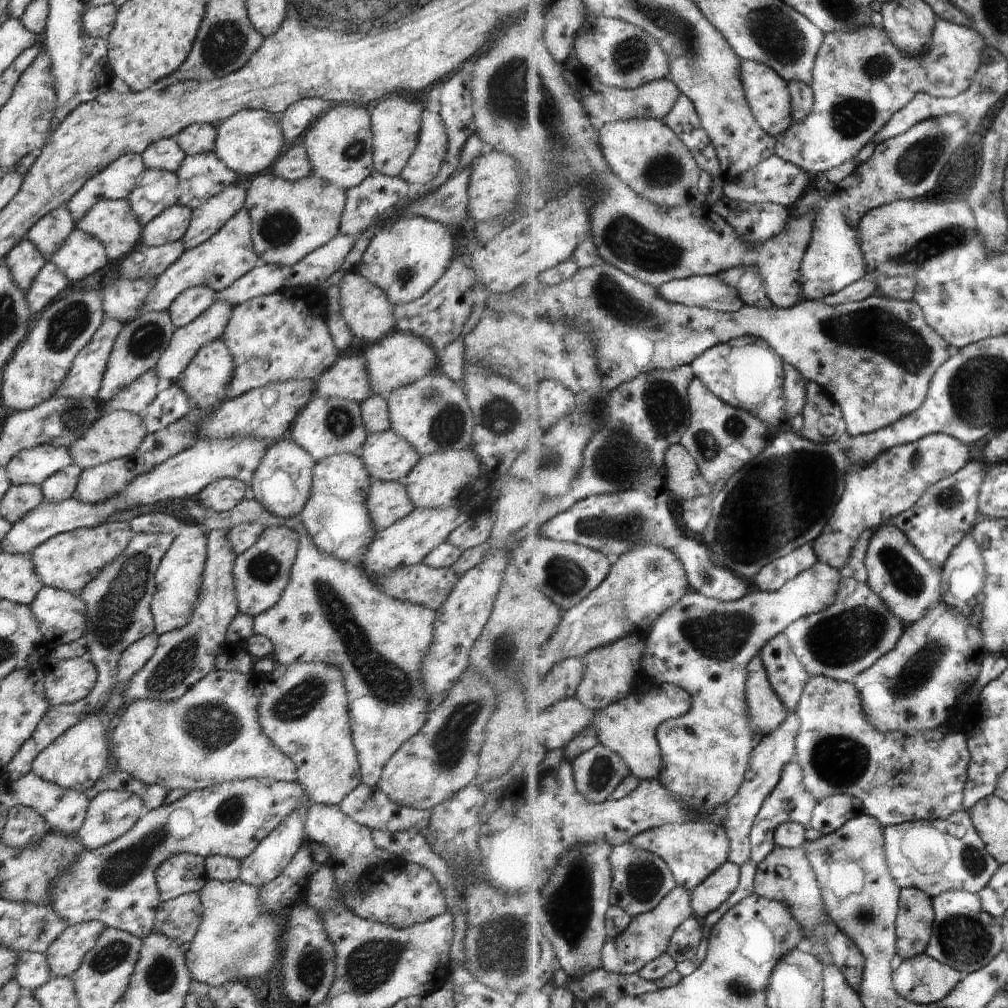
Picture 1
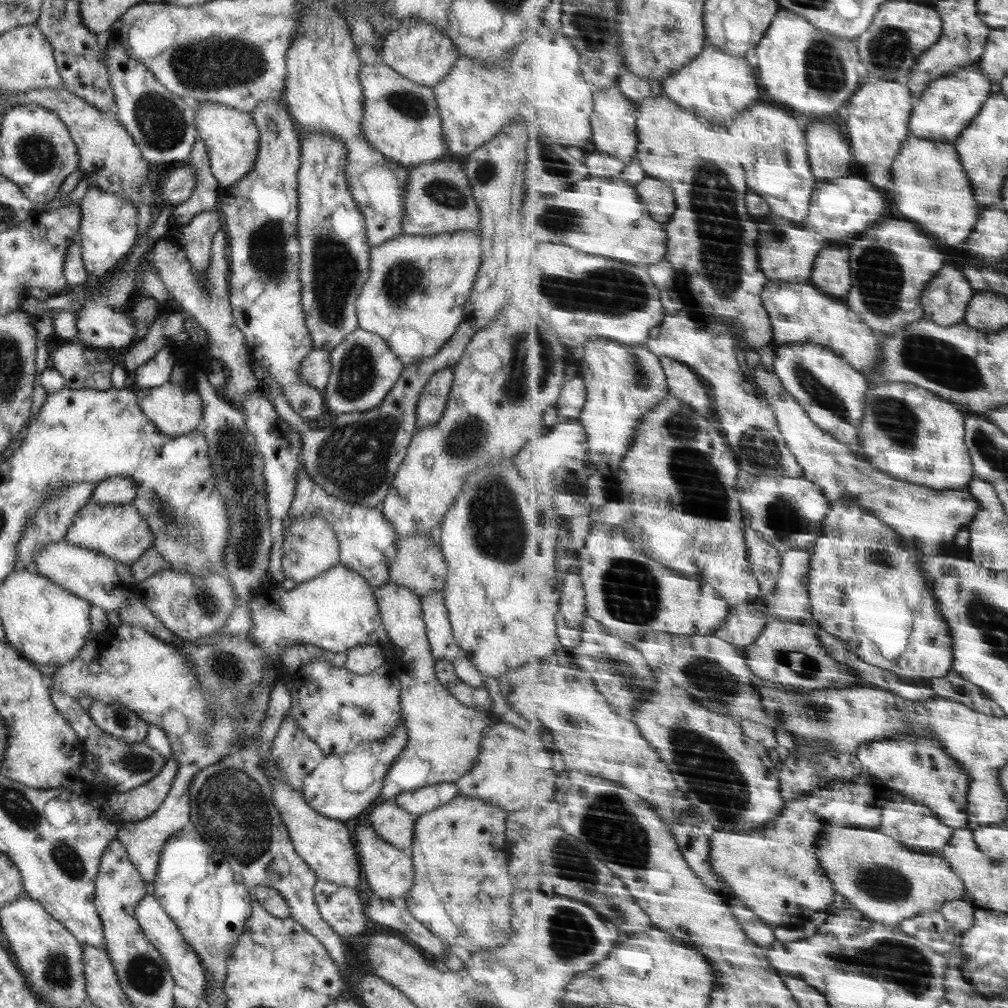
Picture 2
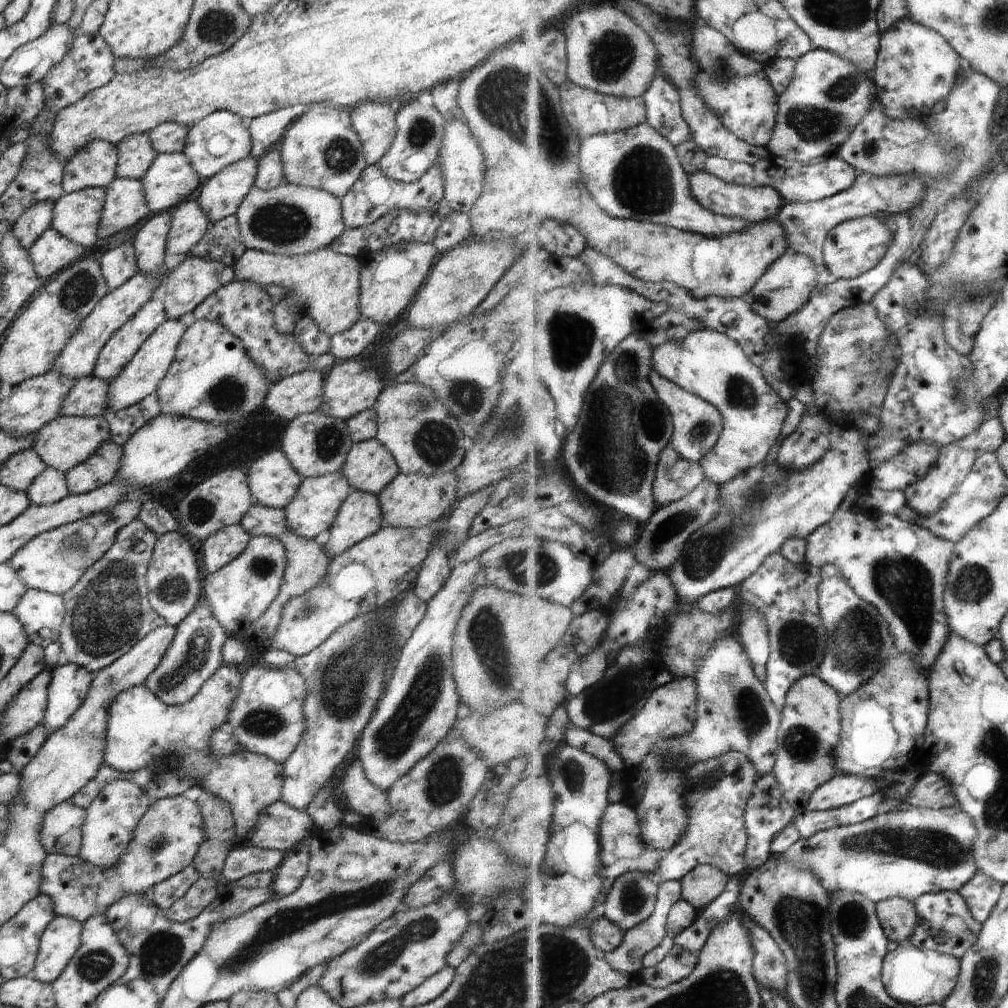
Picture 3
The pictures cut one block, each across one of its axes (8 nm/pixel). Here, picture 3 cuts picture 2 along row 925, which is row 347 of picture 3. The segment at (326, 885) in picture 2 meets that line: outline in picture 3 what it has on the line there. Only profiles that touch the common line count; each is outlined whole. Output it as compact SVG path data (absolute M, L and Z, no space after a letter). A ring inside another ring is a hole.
M358 319L348 330L329 337L328 354L337 362L357 358L369 344L373 344L381 325L368 319Z

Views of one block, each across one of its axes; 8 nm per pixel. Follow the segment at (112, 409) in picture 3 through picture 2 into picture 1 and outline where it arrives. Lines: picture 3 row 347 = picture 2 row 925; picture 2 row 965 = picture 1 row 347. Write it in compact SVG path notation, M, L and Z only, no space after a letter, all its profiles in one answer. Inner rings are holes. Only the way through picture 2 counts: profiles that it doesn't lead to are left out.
M215 301L208 310L205 310L200 316L197 316L186 326L175 328L171 339L168 341L165 351L159 356L155 367L153 368L157 378L173 382L175 378L185 369L185 366L193 359L193 356L203 346L212 341L221 338L225 324L230 316L233 307L224 303Z

